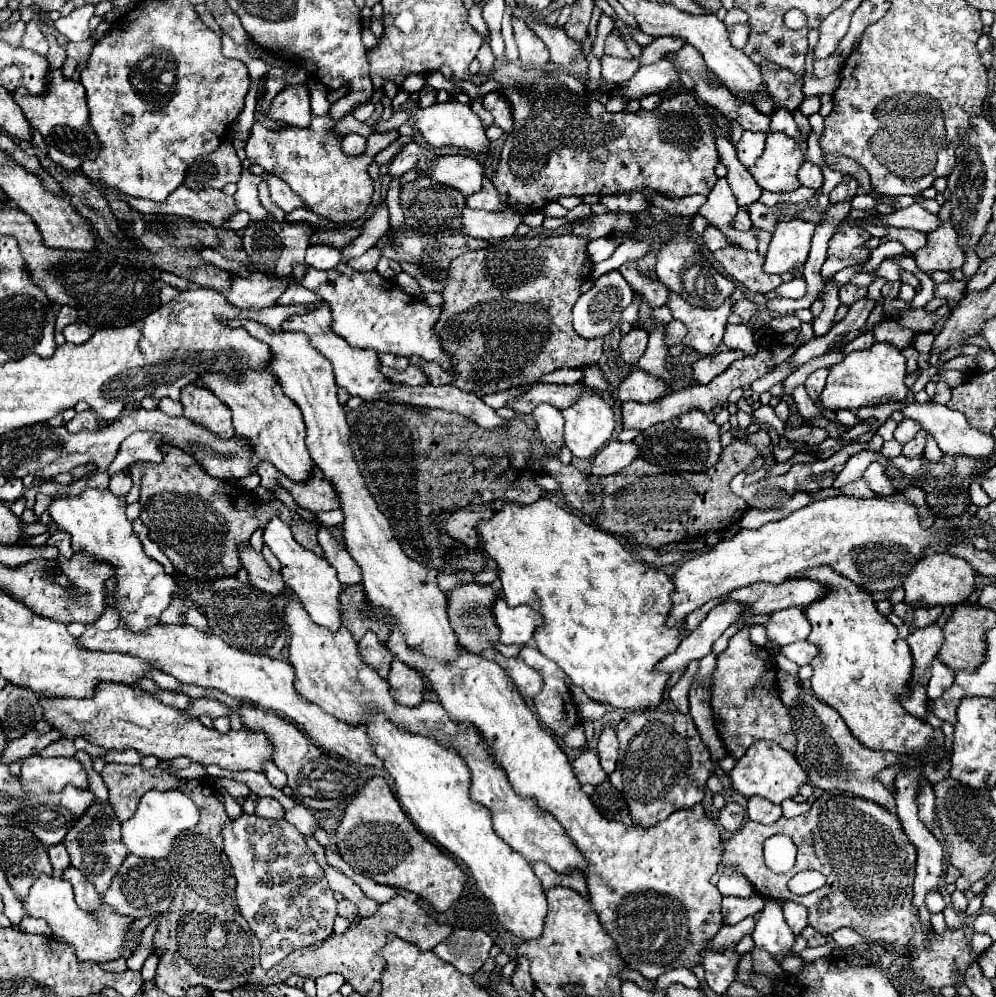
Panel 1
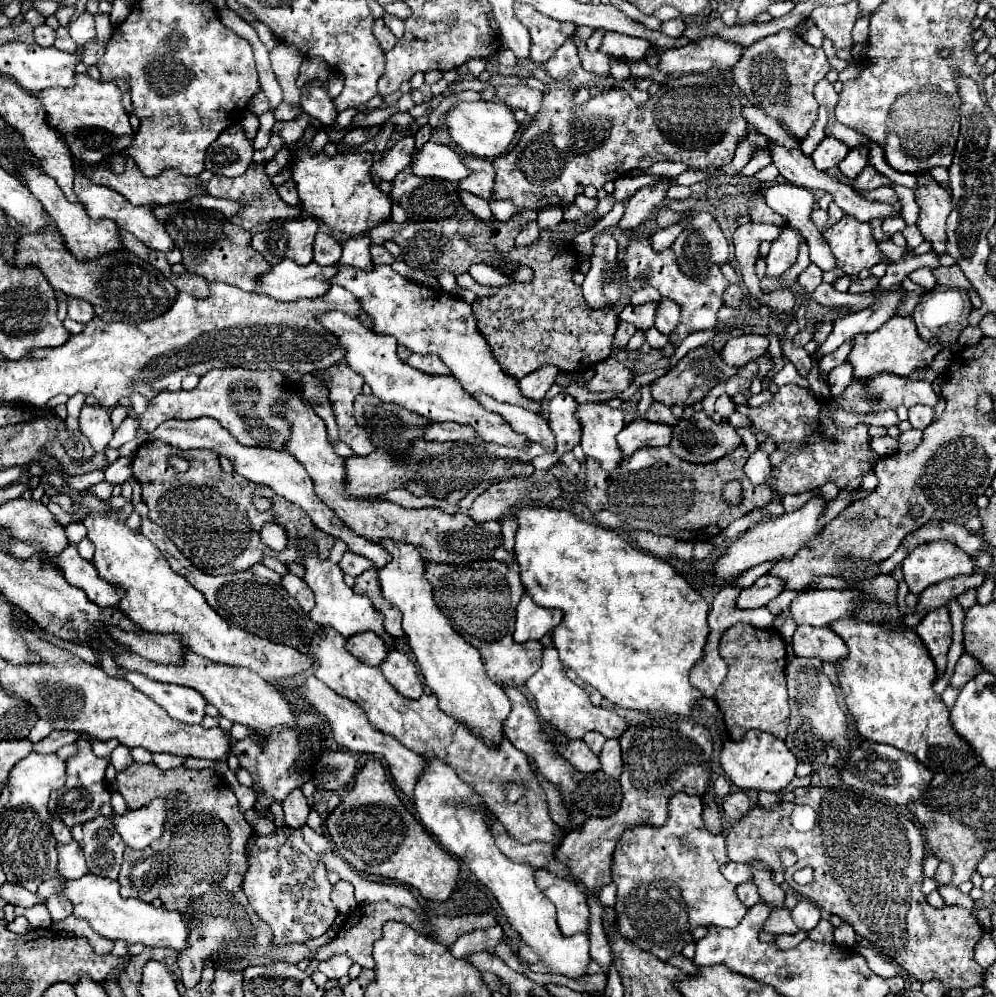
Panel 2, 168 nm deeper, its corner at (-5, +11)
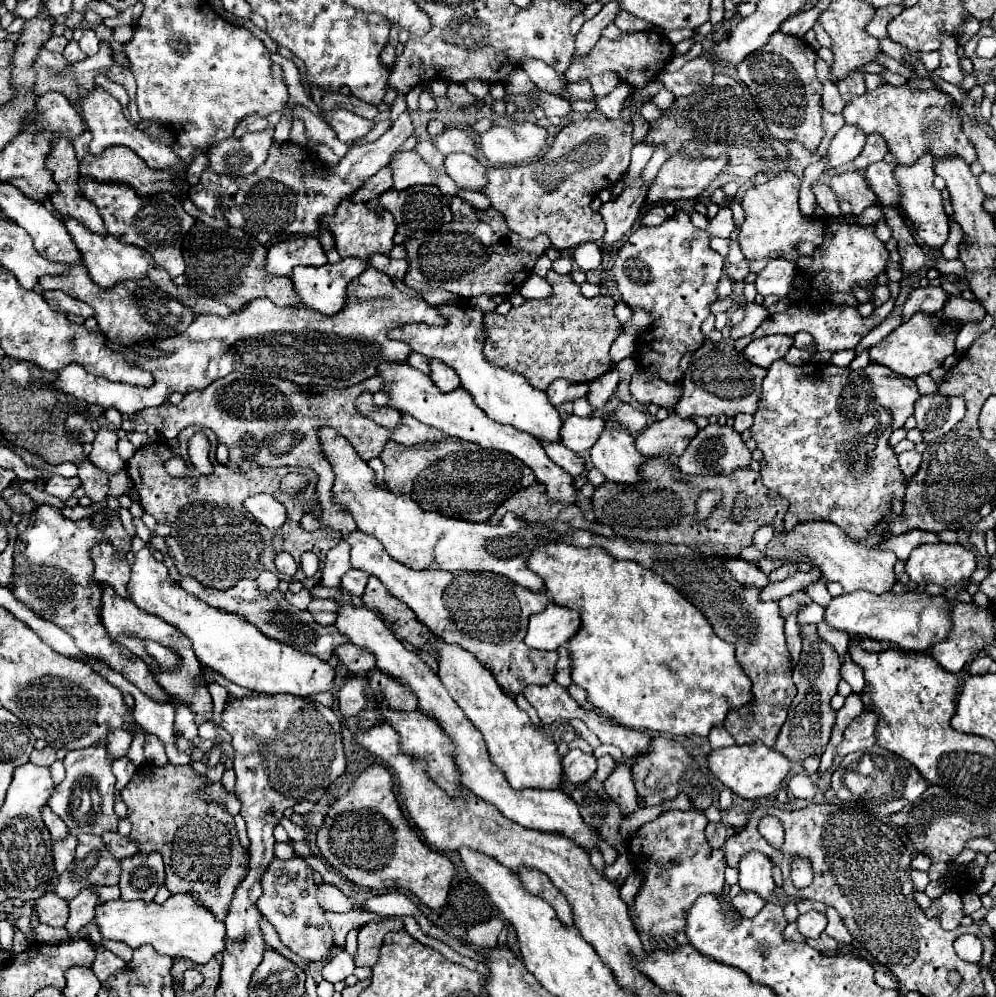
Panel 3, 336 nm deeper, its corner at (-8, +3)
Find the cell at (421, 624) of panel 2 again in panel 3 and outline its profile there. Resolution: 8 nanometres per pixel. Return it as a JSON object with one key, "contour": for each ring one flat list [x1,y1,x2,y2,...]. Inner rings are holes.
{"contour":[[441,637,435,639,435,651,439,661,439,679,451,693,453,701,463,709,465,717,483,733,489,759,497,765,513,789,557,789,561,783,561,763,557,755,557,745,545,737,541,729,535,729,529,715,517,707,513,697,507,697,489,669,483,669,471,653,459,649,459,645,443,643]]}

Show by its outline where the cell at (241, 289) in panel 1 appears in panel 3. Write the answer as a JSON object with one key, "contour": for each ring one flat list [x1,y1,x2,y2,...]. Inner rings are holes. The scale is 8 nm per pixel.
{"contour":[[345,257,341,259,339,263,335,265,321,265,321,267,295,267,291,271,291,277,289,281,293,283,293,289,295,293,299,295,299,303,303,307,309,307,309,309,315,309,323,315,331,315,331,313,337,313,343,309,343,303,345,303,345,287,351,279,355,279,363,269,367,267,367,261,355,261,353,257]]}

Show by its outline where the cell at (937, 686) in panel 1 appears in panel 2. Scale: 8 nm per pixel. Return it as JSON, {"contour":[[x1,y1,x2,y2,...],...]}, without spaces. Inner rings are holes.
{"contour":[[964,653,956,663,956,669,954,669,954,675,950,679,950,685,952,687,964,687,972,677,976,677,978,671,980,671,980,661,974,659,972,655]]}

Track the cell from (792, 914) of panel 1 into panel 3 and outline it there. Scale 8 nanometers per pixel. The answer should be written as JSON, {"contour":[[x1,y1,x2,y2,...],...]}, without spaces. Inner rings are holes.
{"contour":[[809,911,805,915,799,915,799,919,797,919,799,933,805,937,811,937,811,939,817,939,825,931,825,925,827,925,827,917,817,911]]}

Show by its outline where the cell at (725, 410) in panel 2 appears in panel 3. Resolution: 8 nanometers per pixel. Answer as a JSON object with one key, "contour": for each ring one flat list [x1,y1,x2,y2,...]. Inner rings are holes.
{"contour":[[779,359,767,369,761,389,751,437,757,441,757,449,763,451,767,461,761,469,763,485,775,489,789,501,785,529,791,529,801,521,825,519,839,525,851,539,863,543,869,531,887,519,891,511,889,501,903,499,905,493,897,455,887,441,891,431,903,427,907,417,913,415,915,381,899,377,897,373,891,373,891,369,873,363,861,371,839,369,827,363,817,371,817,363,813,361,795,367,785,359]]}

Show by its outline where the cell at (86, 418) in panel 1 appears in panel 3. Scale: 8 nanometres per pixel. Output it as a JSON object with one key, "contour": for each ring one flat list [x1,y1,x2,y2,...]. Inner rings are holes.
{"contour":[[99,429,93,441,93,451,89,453,89,461,111,475,115,475,125,465,117,453,117,441,119,437,115,431]]}

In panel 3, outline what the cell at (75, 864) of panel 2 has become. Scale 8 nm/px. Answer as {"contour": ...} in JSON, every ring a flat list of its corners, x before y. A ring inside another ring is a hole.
{"contour":[[73,835,61,839,61,841,55,841,53,843,53,859,55,859,55,871,61,875,67,871,69,863,73,861,73,855,75,855,75,847,77,847,77,839]]}

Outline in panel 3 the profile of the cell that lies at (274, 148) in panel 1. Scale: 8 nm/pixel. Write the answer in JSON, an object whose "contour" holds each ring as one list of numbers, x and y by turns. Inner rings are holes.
{"contour":[[345,197,337,211,329,217,321,217,319,221,321,229,331,231,335,239,337,253,341,257,359,257,367,259,371,253,387,253,393,247,393,235,395,235,395,219,393,215,385,211,371,211,367,203,355,203,349,197]]}

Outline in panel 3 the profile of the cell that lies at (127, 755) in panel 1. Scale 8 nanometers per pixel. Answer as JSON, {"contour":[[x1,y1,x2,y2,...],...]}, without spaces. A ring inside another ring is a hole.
{"contour":[[127,757,113,761,113,775,117,777,117,791,121,791,131,781,133,773,135,773,135,765]]}

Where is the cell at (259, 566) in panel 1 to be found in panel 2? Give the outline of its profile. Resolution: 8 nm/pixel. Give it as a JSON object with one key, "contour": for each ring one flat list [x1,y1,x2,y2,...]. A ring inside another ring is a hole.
{"contour":[[288,573,288,575,282,577,282,585,284,585,284,589,300,603,300,607,302,607,306,613,312,611,312,607,314,607,314,593,312,593,312,589,310,589,302,579,298,579,296,575]]}

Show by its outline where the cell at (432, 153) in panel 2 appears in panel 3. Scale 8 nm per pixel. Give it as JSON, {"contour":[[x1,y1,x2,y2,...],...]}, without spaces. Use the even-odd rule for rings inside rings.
{"contour":[[415,151,397,153,391,161,393,187,407,189,413,185,433,185,433,167,423,161]]}

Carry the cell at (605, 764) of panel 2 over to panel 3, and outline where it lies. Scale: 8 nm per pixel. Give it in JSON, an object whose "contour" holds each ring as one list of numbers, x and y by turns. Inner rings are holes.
{"contour":[[615,763,615,769,611,771,611,775,605,779,605,791,609,793,609,797,627,811,633,811,637,807,637,791,633,785,633,777,631,777,631,767,625,763]]}

